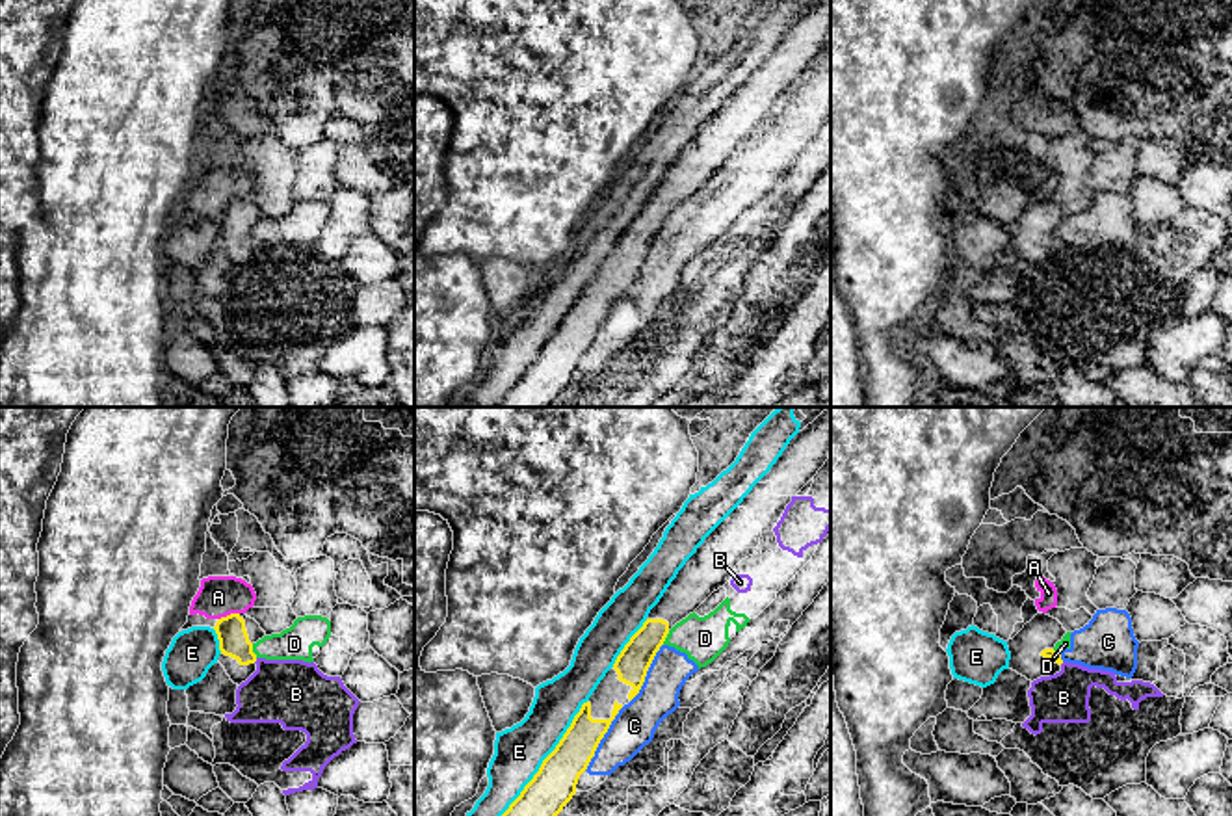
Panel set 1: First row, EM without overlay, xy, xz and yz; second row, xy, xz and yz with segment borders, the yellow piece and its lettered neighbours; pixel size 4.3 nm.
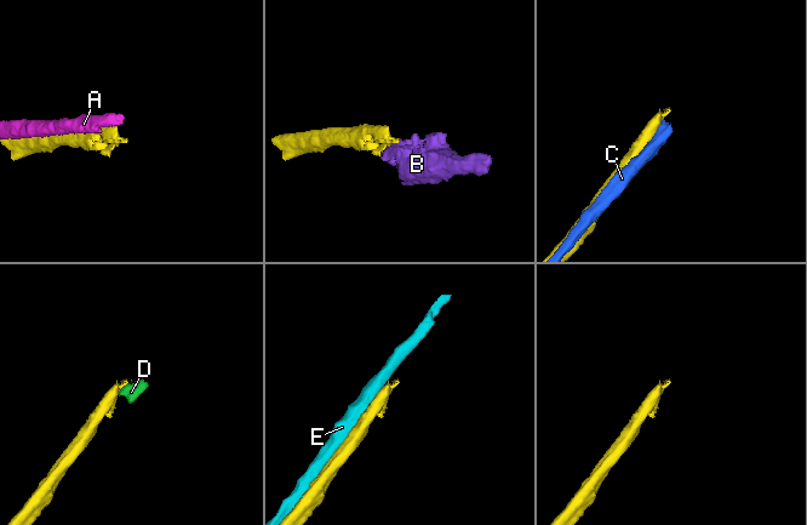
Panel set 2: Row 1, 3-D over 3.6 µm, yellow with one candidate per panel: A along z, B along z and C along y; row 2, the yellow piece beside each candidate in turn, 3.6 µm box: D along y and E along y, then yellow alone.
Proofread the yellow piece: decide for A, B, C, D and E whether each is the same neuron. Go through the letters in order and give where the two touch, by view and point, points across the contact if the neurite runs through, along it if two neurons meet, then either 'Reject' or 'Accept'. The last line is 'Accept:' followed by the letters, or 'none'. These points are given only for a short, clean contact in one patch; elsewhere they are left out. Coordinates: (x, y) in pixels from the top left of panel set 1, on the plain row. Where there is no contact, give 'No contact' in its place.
A: Touches yellow at xy (227, 199). Reject
B: Touches yellow at xy (255, 244). Reject
C: Touches yellow at xz (602, 320). Reject
D: Touches yellow at xy (251, 235). Boundary: xy (251, 227), (257, 240). Reject
E: Touches yellow at xz (543, 344). Reject
Accept: none

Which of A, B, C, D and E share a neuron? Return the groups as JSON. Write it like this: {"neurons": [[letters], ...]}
{"neurons": [["A"], ["B"], ["C", "D"], ["E"]]}

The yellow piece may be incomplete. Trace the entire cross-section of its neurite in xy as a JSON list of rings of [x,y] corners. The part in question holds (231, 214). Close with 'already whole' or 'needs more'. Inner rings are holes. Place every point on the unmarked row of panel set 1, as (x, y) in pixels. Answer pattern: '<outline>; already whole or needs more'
[[[230,197],[214,210],[219,223],[217,245],[234,268],[245,266],[256,255],[253,229],[266,219],[260,208],[245,197]]]; needs more

